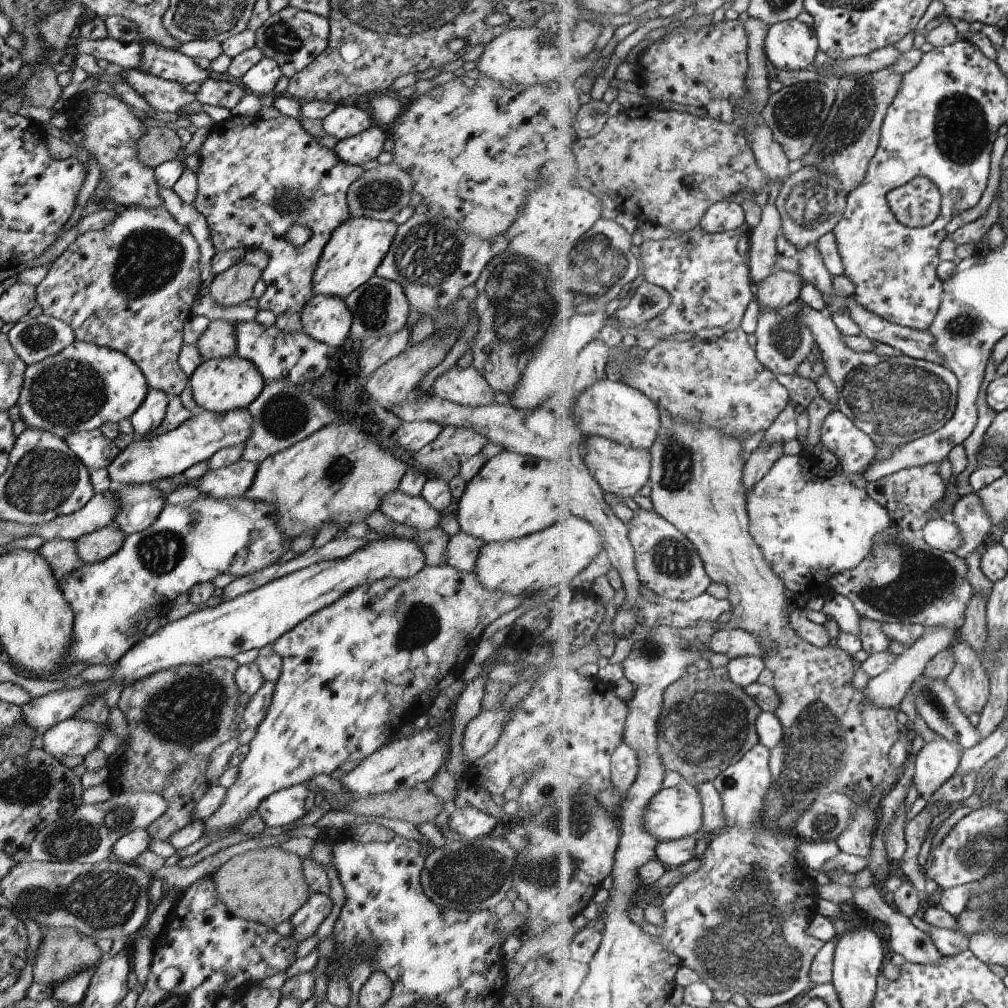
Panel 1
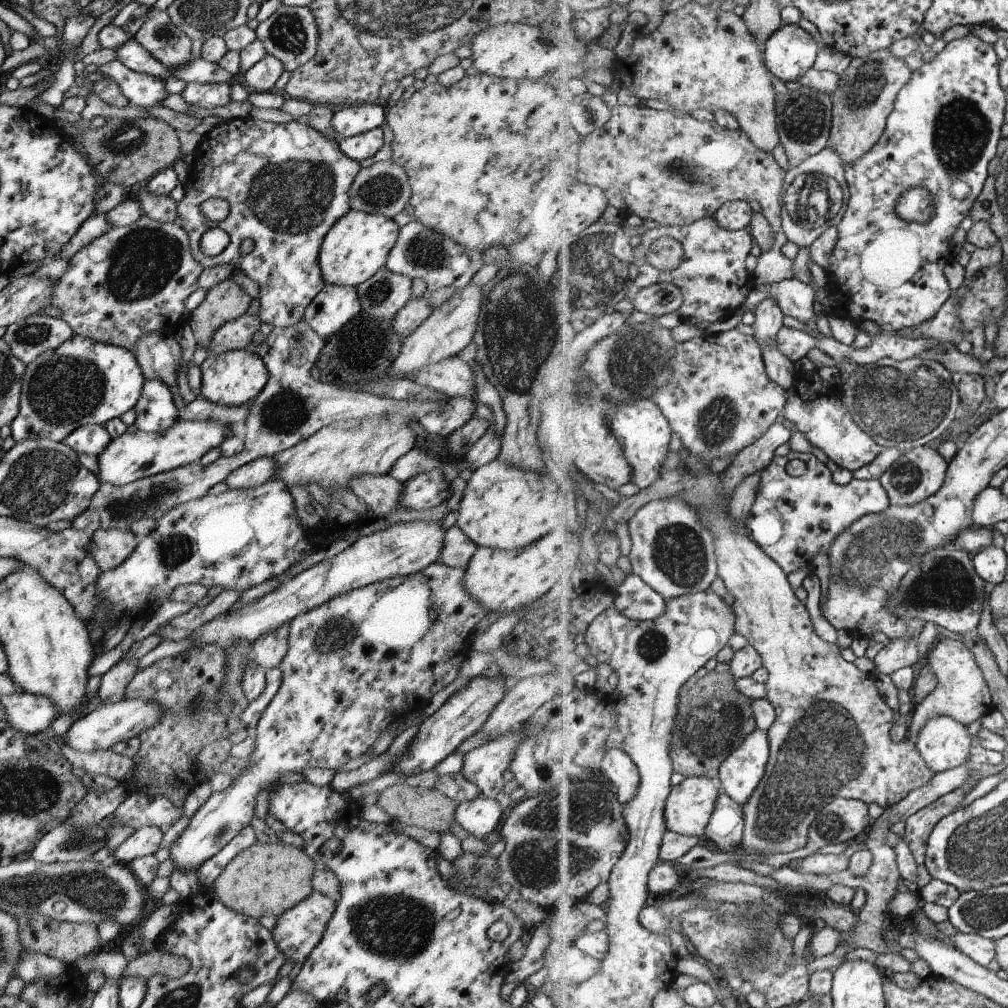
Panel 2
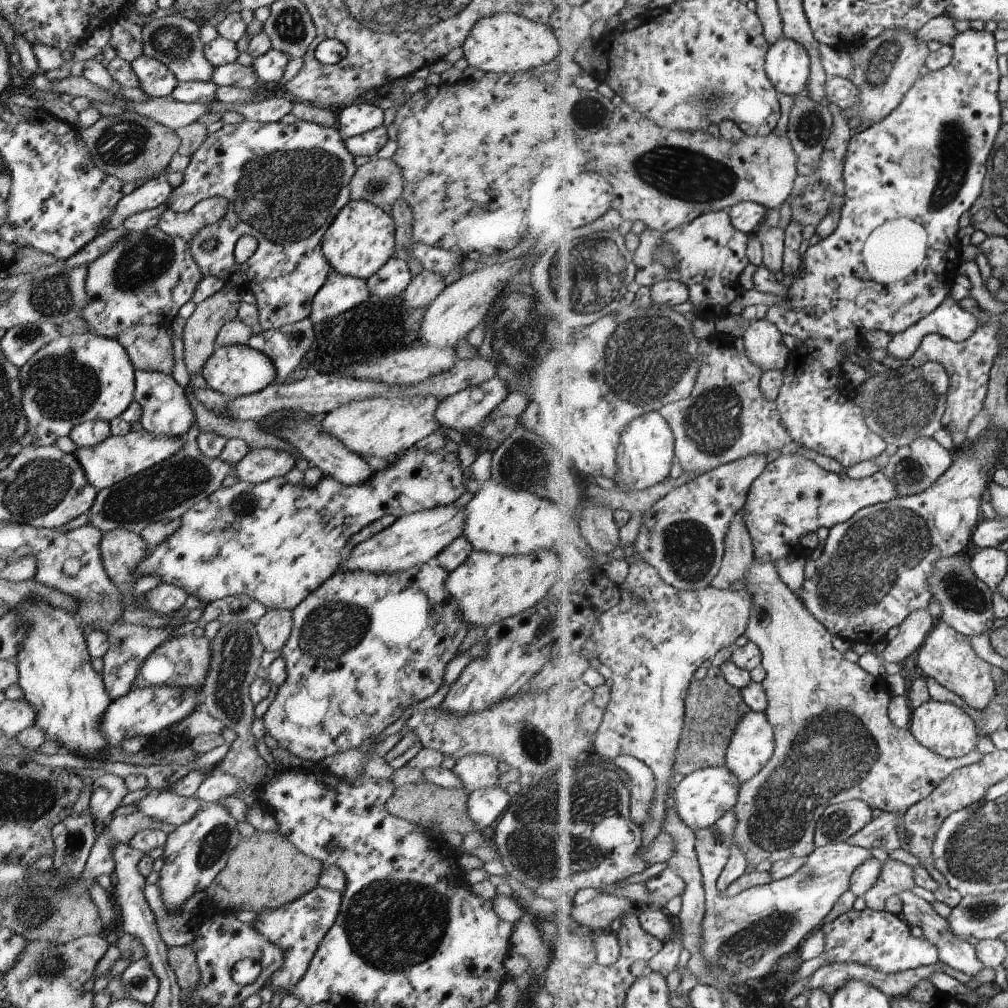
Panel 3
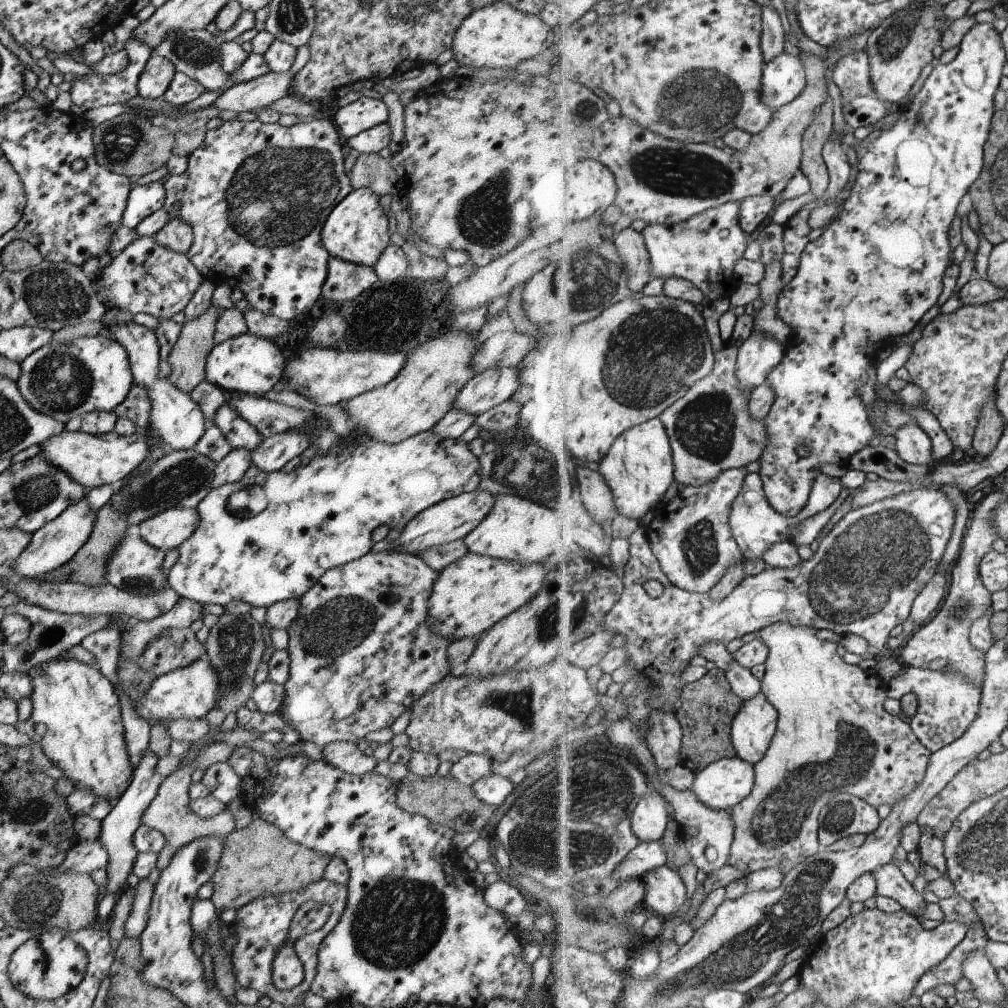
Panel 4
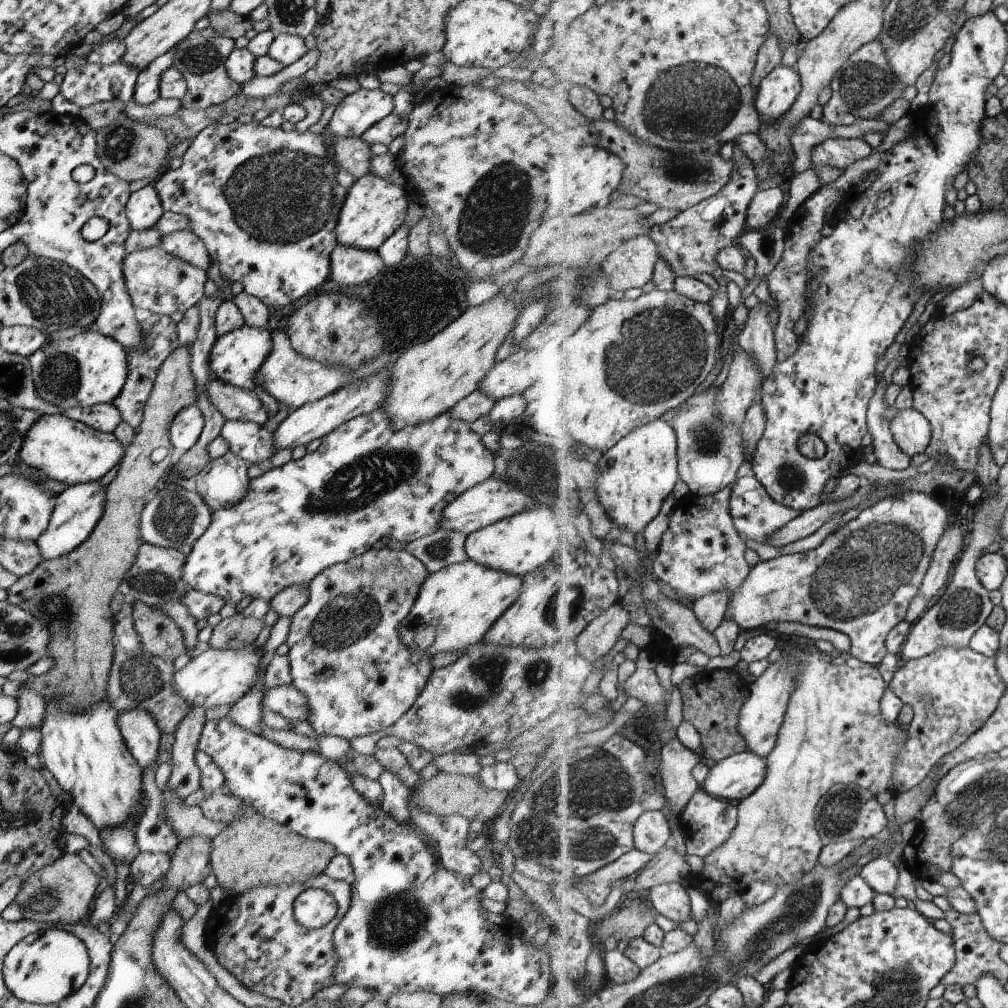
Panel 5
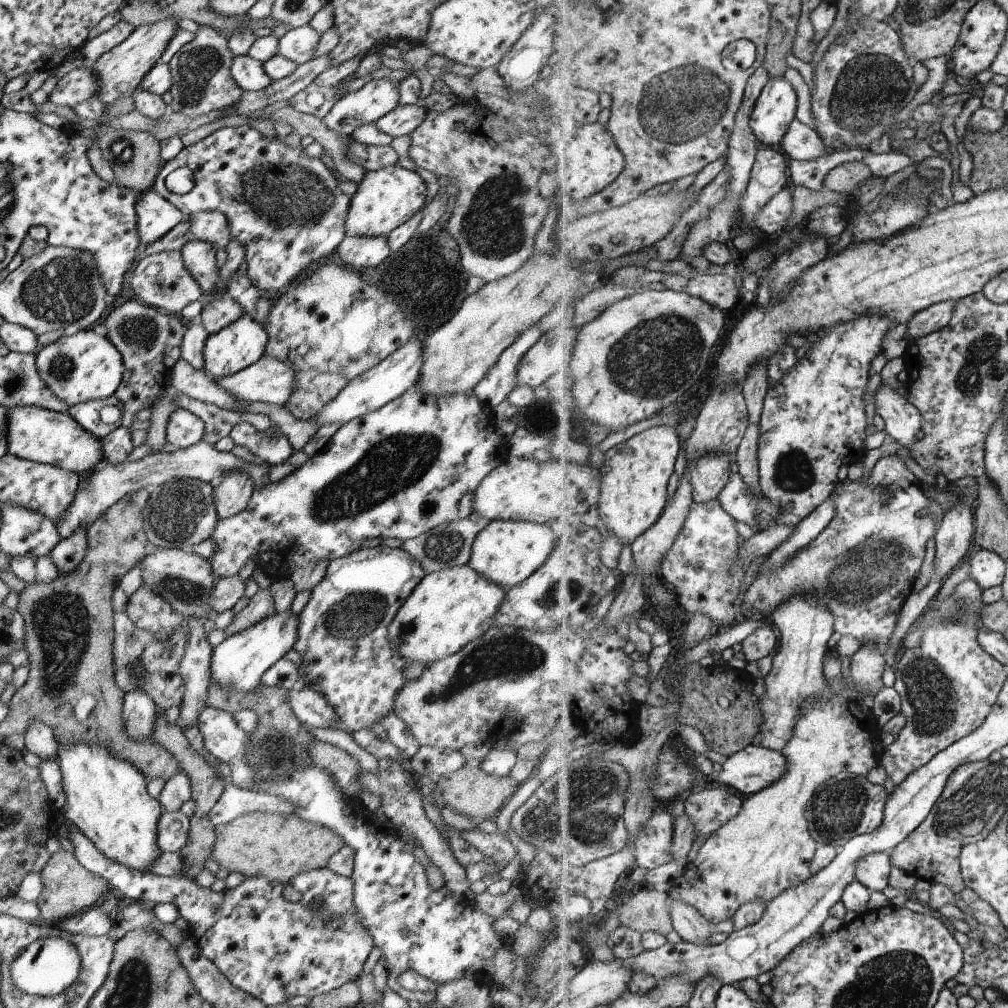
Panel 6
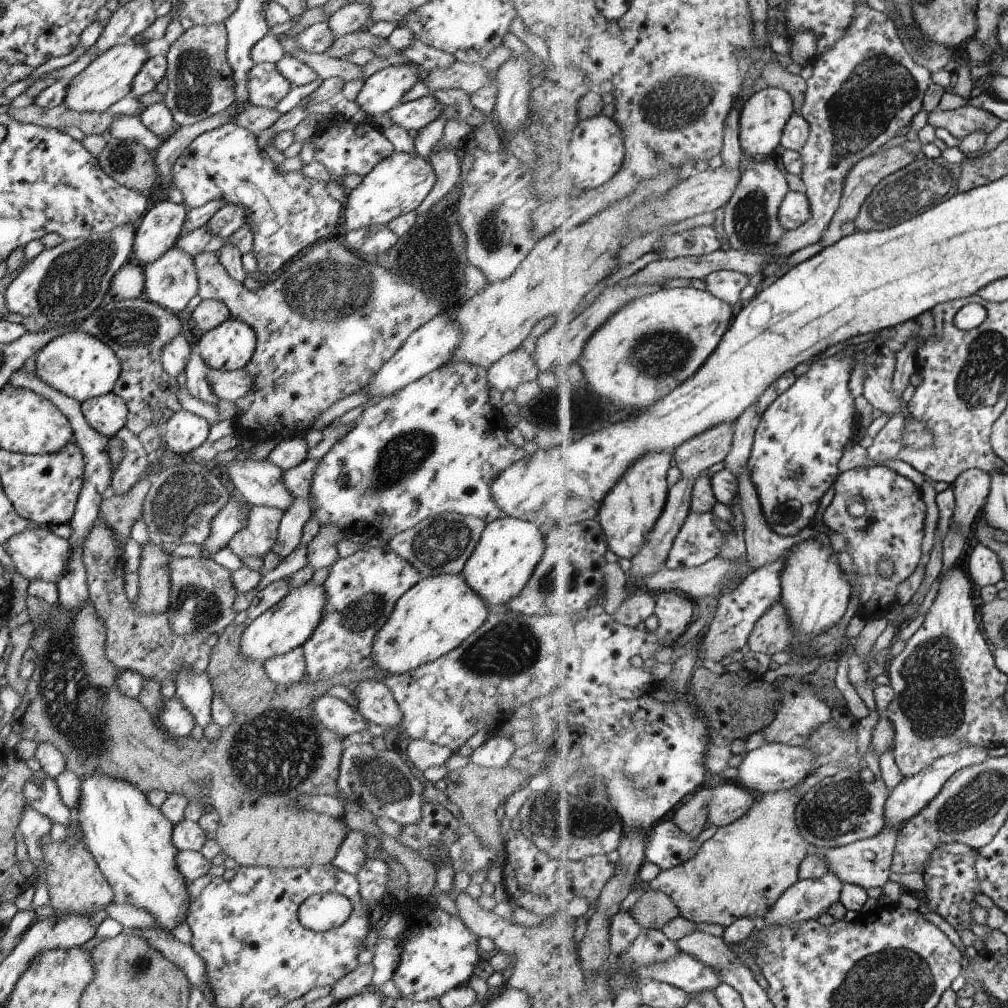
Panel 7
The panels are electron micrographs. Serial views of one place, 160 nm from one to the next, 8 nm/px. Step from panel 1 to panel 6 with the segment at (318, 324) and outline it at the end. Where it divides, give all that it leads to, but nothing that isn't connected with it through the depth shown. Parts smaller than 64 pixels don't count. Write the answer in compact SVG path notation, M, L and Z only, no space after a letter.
M345 237L337 246L338 262L361 271L363 266L375 266L389 252L385 237Z

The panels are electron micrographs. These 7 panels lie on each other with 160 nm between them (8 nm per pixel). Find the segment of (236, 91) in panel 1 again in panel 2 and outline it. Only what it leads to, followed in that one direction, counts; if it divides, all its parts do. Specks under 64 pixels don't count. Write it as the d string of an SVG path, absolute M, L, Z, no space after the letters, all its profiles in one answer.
M188 82L180 92L180 96L192 108L215 108L229 102L230 85L230 83Z

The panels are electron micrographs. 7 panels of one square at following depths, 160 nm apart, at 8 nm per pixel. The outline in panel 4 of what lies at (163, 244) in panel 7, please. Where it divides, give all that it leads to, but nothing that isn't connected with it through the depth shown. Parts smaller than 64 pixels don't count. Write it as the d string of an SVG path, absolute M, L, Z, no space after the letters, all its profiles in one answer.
M161 180L145 186L131 186L121 216L121 225L135 229L143 218L162 209L164 199L165 190Z

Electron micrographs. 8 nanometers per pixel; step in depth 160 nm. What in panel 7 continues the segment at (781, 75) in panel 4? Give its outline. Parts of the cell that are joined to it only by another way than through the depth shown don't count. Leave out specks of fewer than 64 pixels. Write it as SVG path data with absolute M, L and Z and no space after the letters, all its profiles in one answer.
M766 87L753 94L740 114L740 142L745 154L752 158L772 158L777 146L782 145L782 138L791 116L794 116L794 99L783 88Z

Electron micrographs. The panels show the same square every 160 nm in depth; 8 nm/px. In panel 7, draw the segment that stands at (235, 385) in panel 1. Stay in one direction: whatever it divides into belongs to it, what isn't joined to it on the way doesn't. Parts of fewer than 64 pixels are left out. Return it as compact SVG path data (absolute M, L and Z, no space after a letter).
M240 319L225 322L203 333L196 347L208 368L219 371L243 369L255 350L255 332Z

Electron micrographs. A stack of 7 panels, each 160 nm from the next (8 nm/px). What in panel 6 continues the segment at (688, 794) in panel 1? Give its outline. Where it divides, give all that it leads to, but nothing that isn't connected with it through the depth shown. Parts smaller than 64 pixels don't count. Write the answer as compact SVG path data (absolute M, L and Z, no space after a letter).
M760 744L747 746L732 755L722 765L715 779L740 795L751 797L779 782L785 774L787 758L781 751Z

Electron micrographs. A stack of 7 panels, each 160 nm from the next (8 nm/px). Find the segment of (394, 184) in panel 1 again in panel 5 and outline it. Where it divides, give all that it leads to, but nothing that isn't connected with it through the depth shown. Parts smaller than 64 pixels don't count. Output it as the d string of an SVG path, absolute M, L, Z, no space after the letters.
M333 136L331 148L333 148L333 160L335 160L337 168L343 168L355 179L369 174L372 155L369 145L363 142L360 137Z

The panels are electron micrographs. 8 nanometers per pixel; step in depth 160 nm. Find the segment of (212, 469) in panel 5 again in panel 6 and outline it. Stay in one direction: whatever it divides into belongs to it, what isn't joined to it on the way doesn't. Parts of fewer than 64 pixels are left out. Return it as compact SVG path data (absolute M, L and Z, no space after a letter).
M229 470L212 482L211 498L218 519L235 516L246 508L253 492L253 480L241 470Z

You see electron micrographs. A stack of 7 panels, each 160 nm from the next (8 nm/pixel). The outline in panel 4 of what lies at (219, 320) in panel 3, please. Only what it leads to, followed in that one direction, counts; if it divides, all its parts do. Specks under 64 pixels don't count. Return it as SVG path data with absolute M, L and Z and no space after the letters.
M210 305L201 316L197 316L197 318L193 318L193 320L184 322L181 325L179 337L167 358L169 368L171 368L171 374L166 378L184 394L189 395L189 392L204 380L204 365L209 352L215 346L213 343L215 322L217 322L221 311L221 309Z

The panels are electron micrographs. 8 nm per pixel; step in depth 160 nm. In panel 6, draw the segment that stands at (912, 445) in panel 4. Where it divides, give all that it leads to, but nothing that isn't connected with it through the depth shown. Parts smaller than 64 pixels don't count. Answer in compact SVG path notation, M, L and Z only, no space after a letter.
M882 386L876 393L876 415L878 422L886 433L903 447L911 448L911 444L917 442L917 434L923 431L923 414L916 408L908 398L897 394L891 386Z

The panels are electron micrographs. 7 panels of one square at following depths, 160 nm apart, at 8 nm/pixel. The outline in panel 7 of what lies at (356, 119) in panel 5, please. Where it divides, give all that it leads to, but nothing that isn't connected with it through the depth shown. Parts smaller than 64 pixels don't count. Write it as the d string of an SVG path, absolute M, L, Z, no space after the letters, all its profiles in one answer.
M413 63L397 64L375 72L363 81L355 103L361 111L381 123L383 114L399 105L403 94L424 75L420 68L415 68L417 66L413 66Z

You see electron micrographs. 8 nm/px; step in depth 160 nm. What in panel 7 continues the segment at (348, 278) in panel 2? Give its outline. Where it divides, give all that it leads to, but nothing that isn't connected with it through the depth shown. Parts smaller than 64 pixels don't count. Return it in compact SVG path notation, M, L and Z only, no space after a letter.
M392 152L381 160L361 182L346 193L345 208L343 208L343 224L347 231L359 228L372 229L375 226L386 226L403 214L418 208L423 198L433 187L434 172L428 162L419 154L413 152Z

